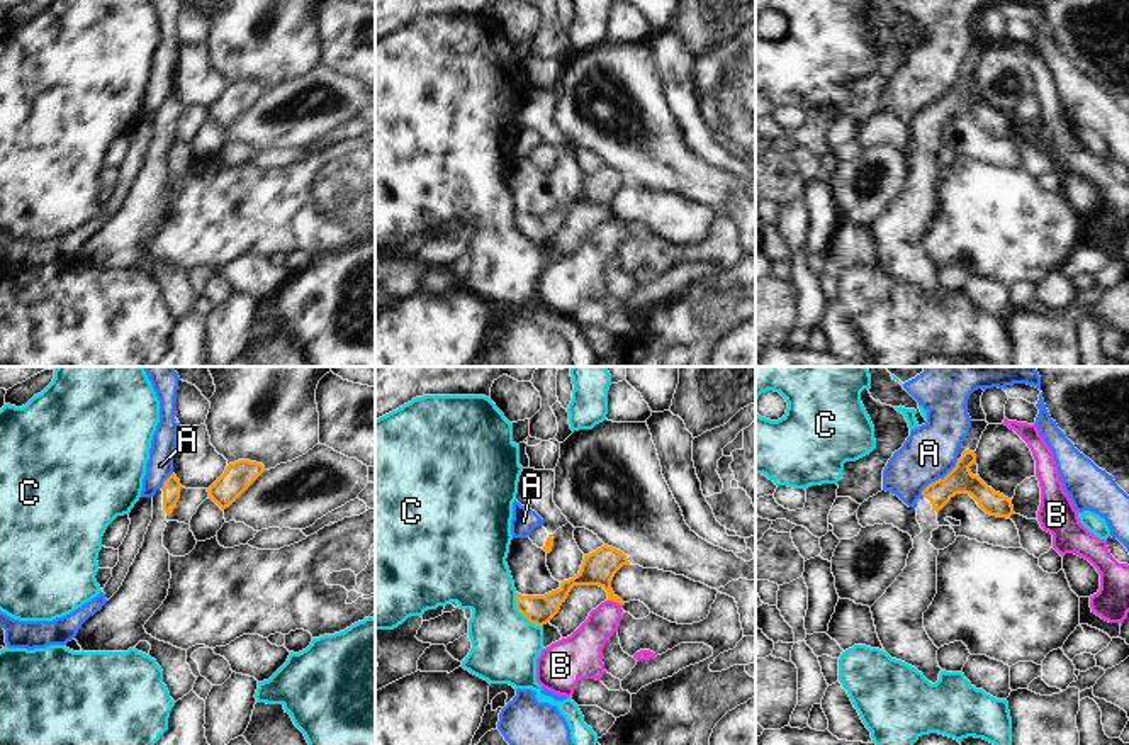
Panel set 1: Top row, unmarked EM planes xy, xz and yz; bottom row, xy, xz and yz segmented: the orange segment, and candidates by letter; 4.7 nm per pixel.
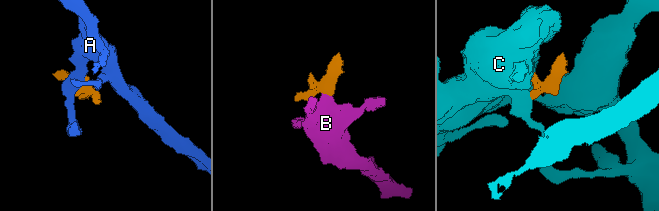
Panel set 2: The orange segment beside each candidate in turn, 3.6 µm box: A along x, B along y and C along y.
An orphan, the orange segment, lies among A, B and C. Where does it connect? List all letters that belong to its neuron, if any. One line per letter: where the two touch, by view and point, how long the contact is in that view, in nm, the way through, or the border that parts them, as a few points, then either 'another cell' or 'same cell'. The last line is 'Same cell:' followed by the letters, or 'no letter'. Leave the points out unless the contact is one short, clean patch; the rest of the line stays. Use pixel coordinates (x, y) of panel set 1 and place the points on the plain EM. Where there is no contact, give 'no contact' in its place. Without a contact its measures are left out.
A: yz (939, 99) | 240 nm | along yz (958, 80), (921, 114) | another cell
B: xz (615, 221) | 80 nm | along xz (606, 219), (622, 224) | another cell
C: xz (522, 233) | 220 nm | along xz (515, 212), (515, 226), (530, 241), (542, 246) | another cell
Same cell: no letter

